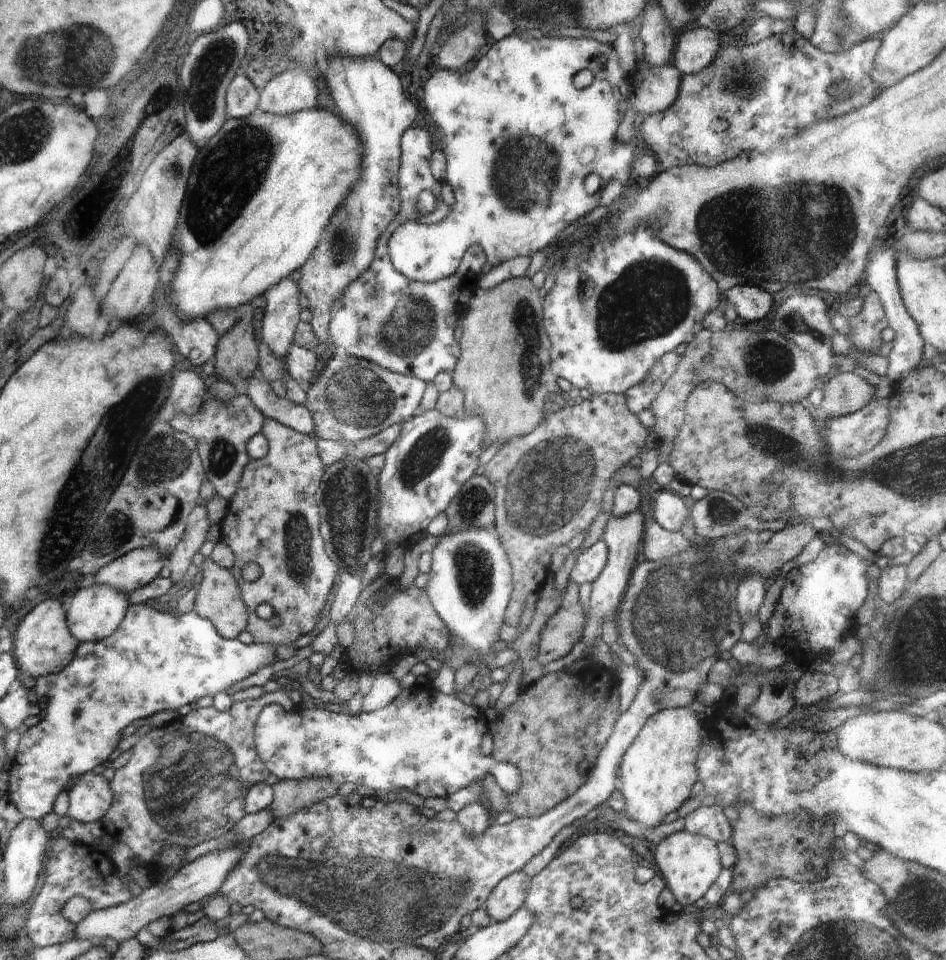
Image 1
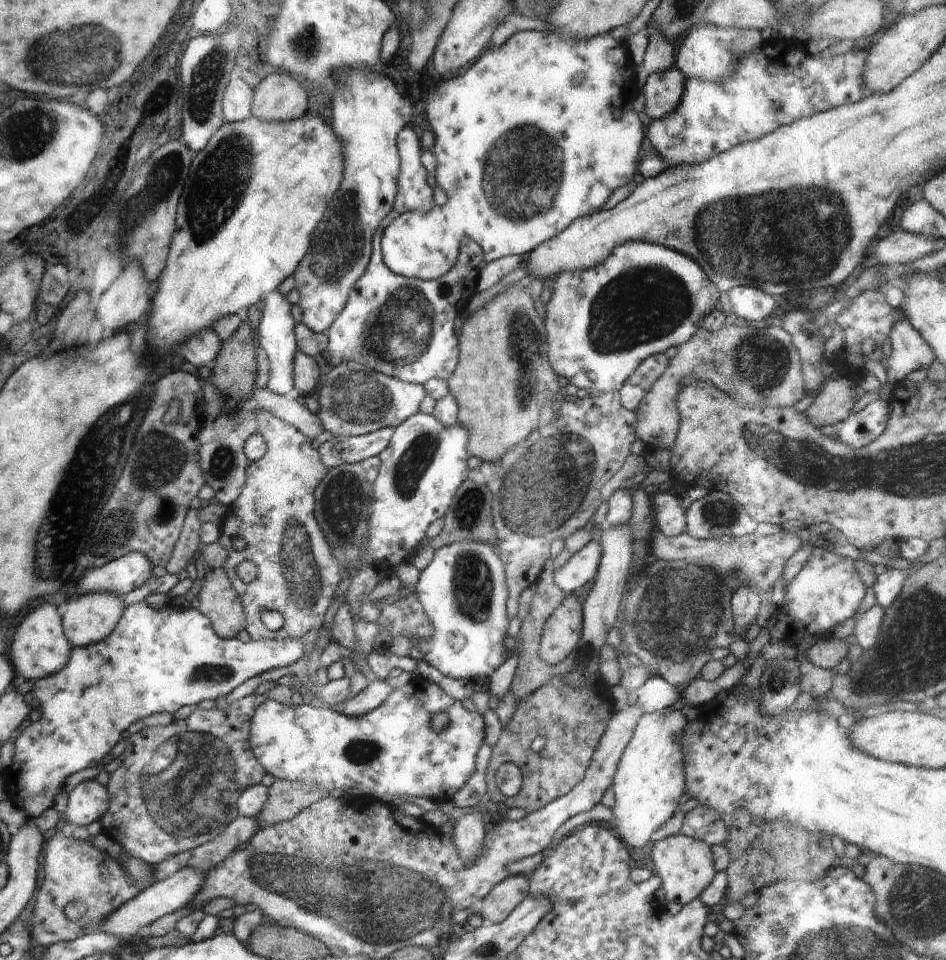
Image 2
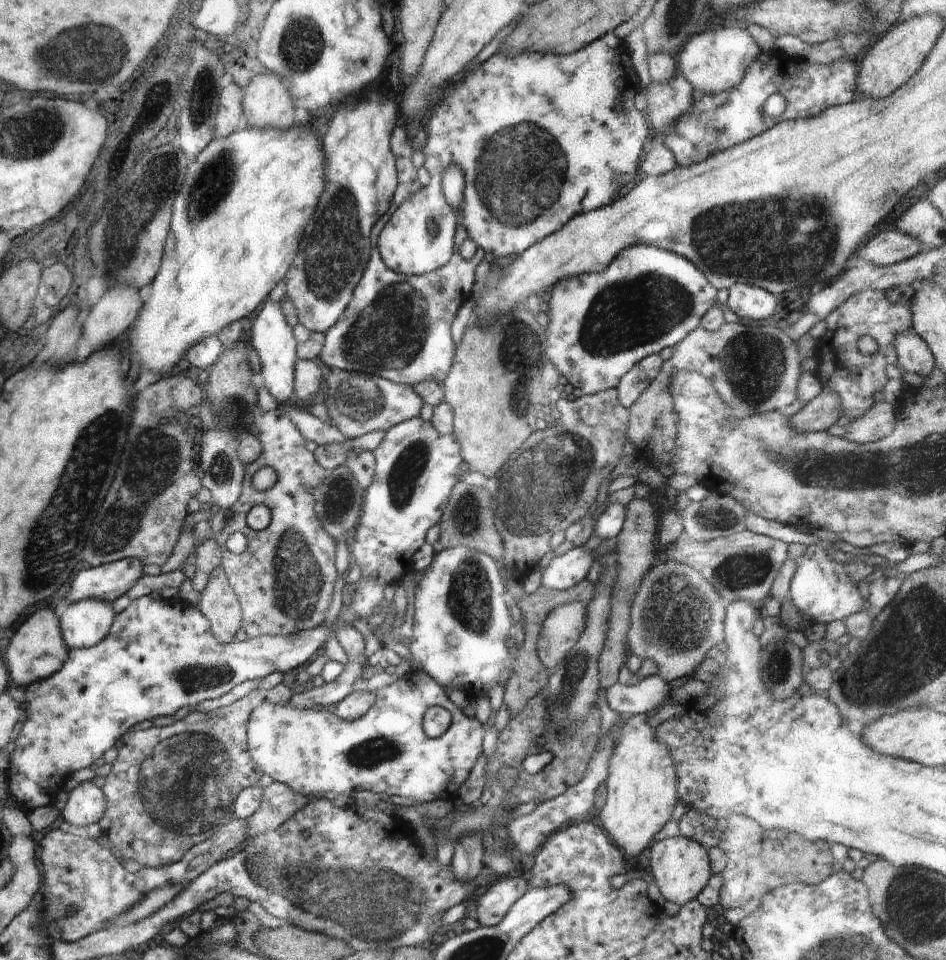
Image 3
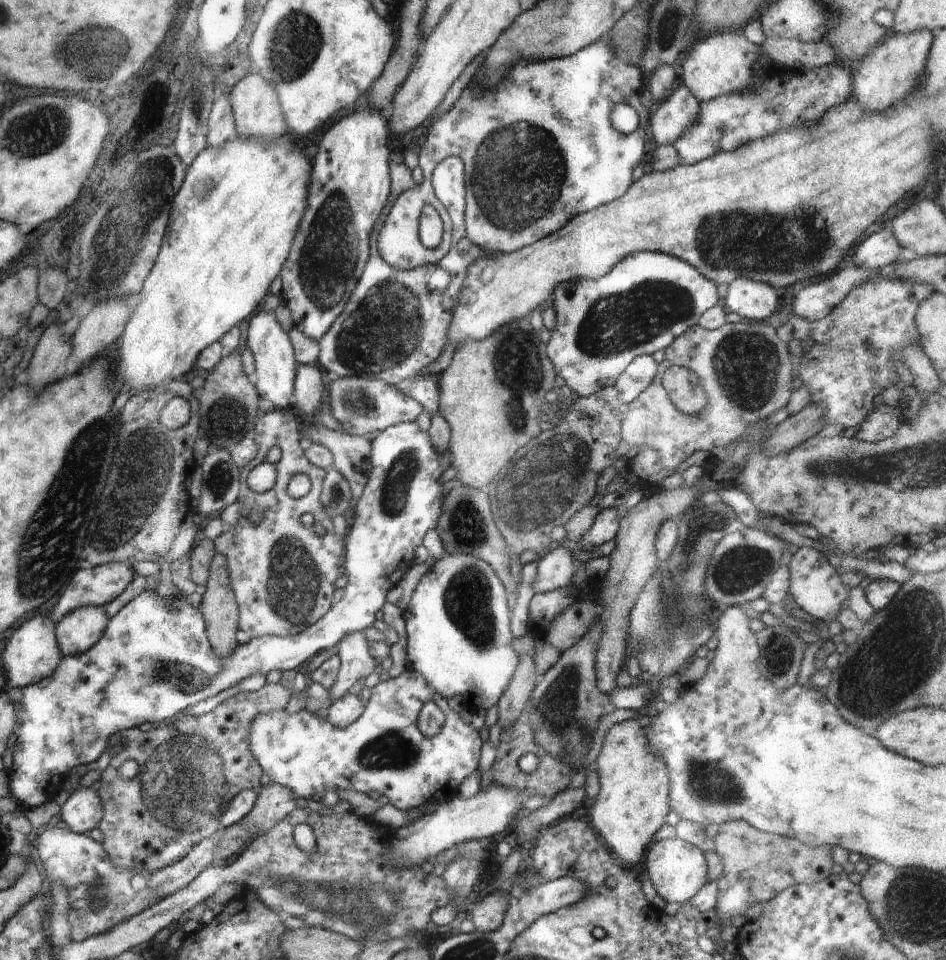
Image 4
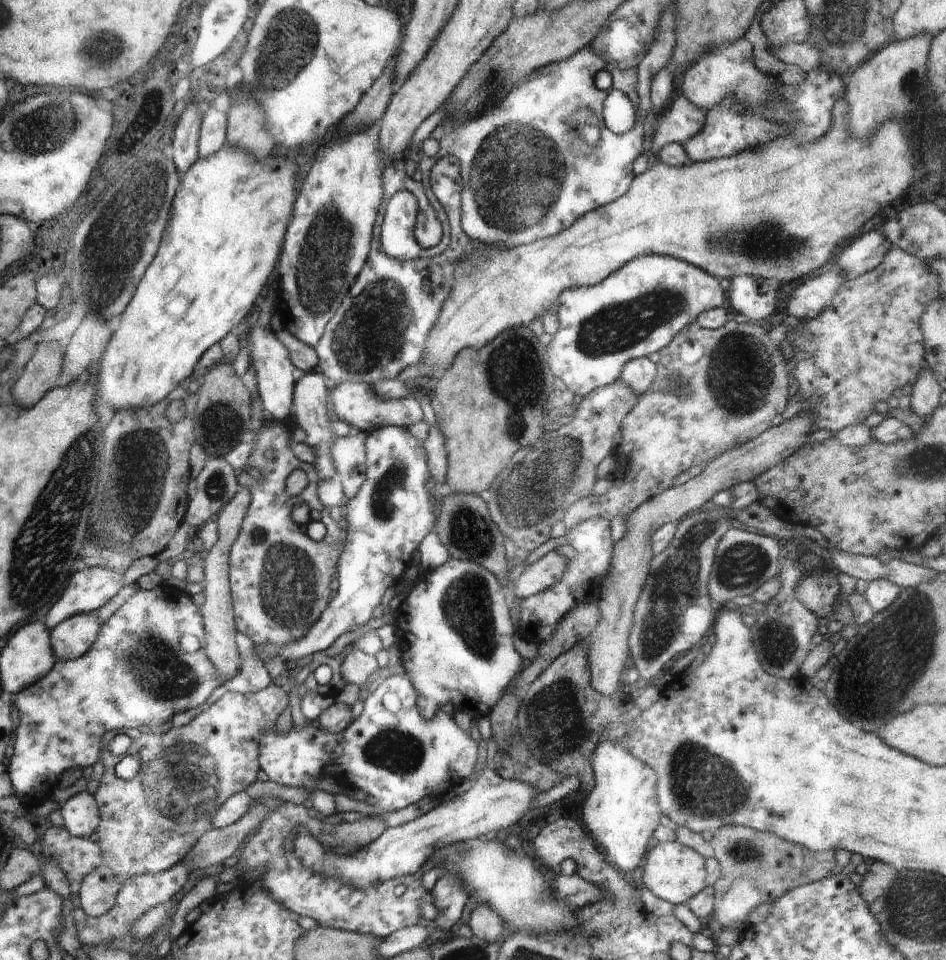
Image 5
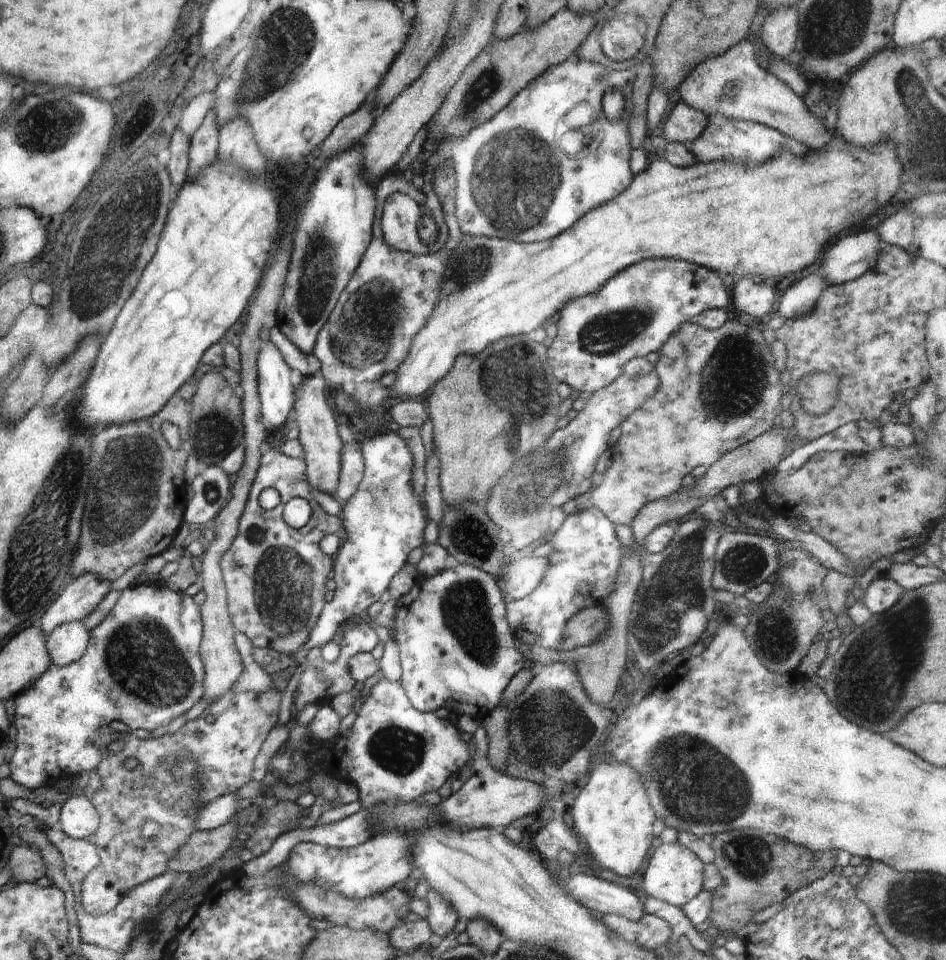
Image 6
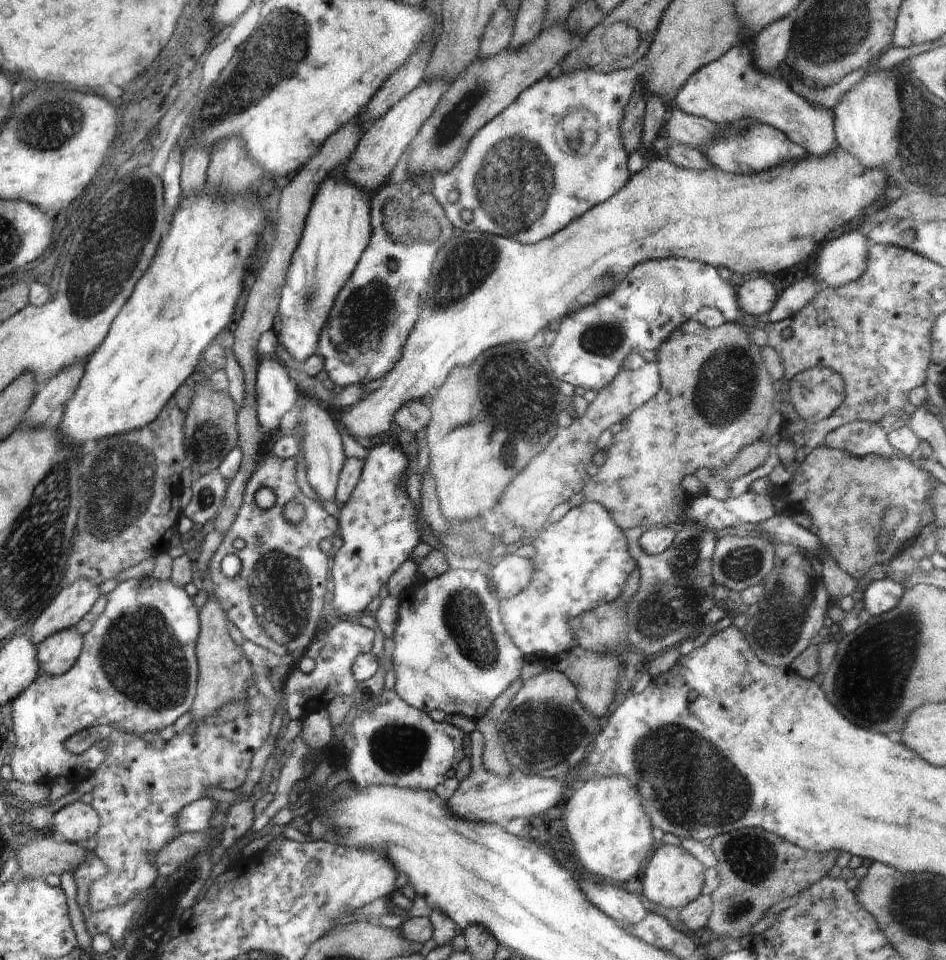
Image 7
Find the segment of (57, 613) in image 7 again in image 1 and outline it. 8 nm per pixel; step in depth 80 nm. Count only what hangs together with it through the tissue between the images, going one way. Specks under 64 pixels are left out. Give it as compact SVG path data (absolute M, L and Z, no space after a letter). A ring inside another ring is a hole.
M155 548L134 549L87 577L87 584L108 585L133 593L150 585L162 567L166 566L167 559Z

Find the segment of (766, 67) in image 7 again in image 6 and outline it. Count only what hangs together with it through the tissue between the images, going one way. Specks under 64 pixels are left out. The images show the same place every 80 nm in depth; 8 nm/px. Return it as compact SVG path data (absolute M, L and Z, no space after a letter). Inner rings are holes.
M796 6L780 7L765 18L761 33L762 42L769 52L787 59L795 50L799 37L800 13Z

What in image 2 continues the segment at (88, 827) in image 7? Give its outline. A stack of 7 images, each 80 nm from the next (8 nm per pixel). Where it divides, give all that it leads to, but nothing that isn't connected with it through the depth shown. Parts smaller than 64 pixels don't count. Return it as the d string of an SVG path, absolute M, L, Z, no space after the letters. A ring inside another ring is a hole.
M94 779L81 781L70 793L63 817L78 826L88 826L99 820L111 808L111 792L108 785Z

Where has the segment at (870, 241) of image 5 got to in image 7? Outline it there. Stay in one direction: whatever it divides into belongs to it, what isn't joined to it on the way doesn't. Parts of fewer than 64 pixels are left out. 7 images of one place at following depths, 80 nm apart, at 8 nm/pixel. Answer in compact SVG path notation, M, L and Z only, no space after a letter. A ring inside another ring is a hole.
M866 231L850 232L841 237L830 240L824 244L823 248L817 253L814 270L810 276L814 276L818 280L819 287L841 287L847 285L849 282L860 278L867 269L867 260L869 255L869 247L867 242Z

